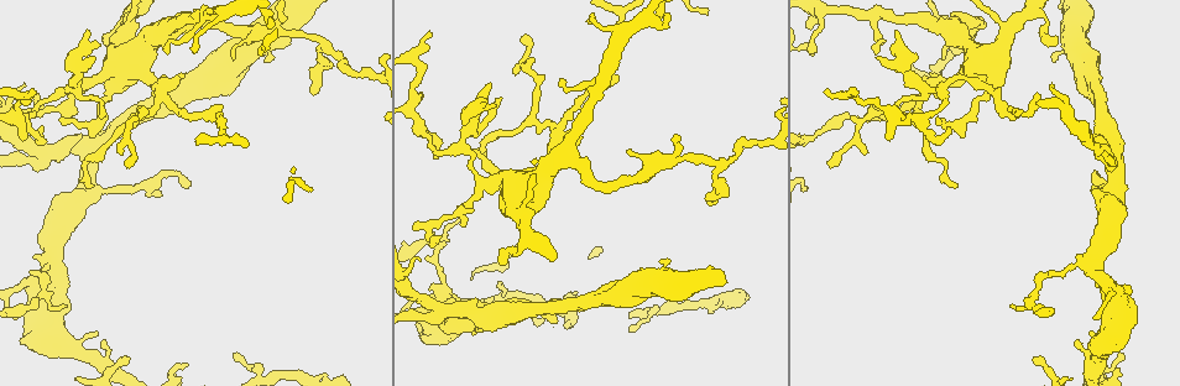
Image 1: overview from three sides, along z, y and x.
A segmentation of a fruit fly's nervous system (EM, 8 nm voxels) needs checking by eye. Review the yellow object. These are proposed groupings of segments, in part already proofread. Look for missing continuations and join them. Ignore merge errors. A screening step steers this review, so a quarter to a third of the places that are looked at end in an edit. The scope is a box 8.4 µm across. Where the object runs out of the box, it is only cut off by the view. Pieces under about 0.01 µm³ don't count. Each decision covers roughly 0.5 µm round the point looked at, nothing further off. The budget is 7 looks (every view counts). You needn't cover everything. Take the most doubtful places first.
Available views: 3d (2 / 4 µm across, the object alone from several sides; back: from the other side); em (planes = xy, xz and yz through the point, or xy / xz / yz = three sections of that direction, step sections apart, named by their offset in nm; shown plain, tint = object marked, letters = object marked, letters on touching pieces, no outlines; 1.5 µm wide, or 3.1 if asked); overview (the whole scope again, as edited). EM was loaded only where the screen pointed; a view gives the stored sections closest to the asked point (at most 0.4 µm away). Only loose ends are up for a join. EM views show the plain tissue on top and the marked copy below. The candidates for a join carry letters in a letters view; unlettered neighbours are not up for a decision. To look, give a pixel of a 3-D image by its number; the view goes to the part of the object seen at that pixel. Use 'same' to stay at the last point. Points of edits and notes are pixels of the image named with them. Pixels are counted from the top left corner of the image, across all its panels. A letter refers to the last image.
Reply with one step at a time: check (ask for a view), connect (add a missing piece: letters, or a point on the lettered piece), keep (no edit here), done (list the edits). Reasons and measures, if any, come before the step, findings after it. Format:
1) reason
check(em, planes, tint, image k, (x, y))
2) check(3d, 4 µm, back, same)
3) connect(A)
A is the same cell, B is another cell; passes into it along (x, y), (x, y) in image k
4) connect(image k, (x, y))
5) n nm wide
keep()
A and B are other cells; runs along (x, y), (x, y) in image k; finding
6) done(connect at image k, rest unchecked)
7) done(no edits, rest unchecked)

free end
check(em, yz, step 8, tint, image 1, (63, 305))

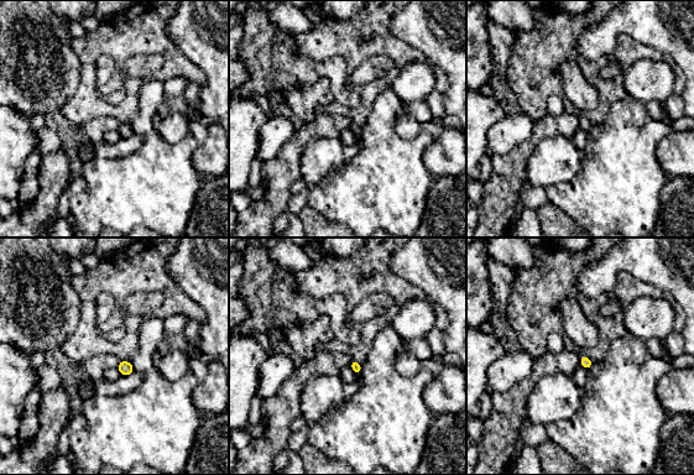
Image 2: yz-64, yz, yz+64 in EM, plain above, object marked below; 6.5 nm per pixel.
see the neighbours
check(em, yz, step 8, letters, same)

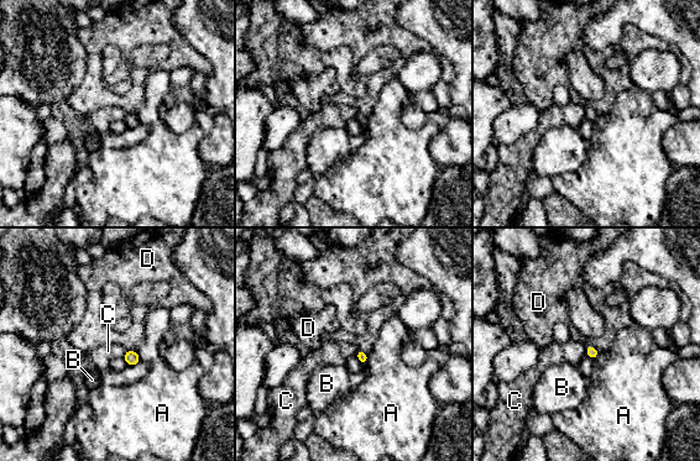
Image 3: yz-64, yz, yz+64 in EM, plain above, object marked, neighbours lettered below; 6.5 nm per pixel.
keep()
A, B, C and D are other cells; border along (586, 344), (599, 352) in image 3; none of them fits

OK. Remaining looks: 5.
an open end
check(em, planes, letters, image 1, (236, 355))

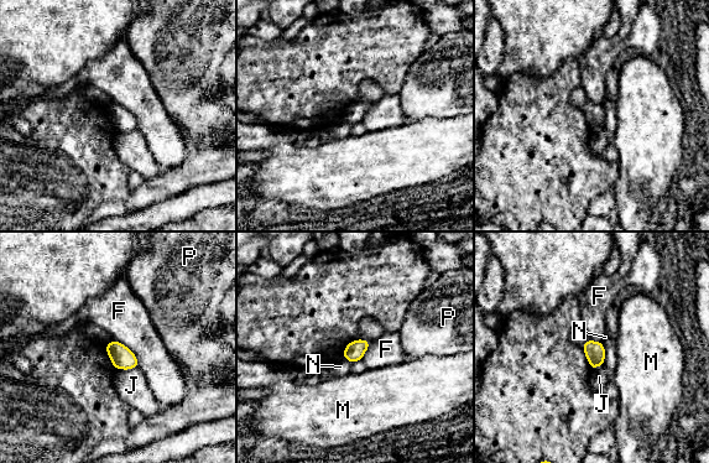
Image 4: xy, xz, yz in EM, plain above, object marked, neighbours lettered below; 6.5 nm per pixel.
120 nm wide; F touches over 260 nm
keep()
F, J, M, N and P are other cells; none of them fits

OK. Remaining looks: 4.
free end
check(em, xz, step 8, letters, image 1, (184, 73))

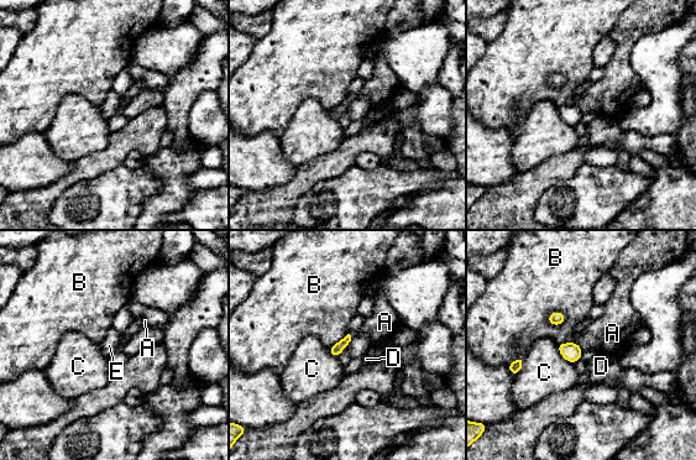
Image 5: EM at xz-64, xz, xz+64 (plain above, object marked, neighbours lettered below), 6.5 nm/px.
check(em, planes, letters, same)

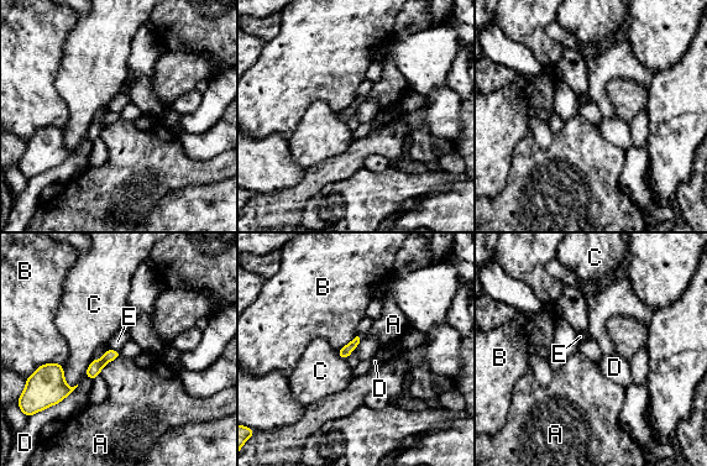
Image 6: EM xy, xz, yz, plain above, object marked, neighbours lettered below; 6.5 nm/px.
keep()
A, B, C, D and E are other cells; border along (356, 346), (346, 360) in image 6; no lettered piece goes on from it

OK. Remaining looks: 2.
done(no edits, rest unchecked)

